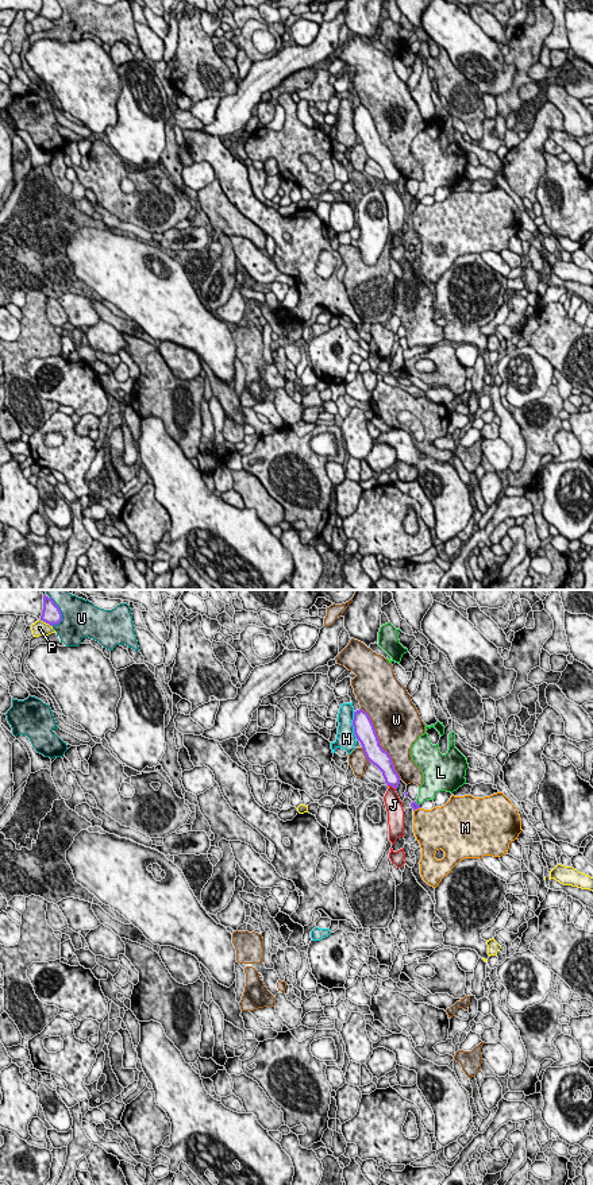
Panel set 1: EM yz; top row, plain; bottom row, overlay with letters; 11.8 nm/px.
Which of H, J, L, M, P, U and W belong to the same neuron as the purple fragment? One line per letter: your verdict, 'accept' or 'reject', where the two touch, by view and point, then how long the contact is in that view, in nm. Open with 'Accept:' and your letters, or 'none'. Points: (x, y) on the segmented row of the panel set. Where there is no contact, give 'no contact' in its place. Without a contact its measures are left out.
Accept: J
H: reject; contact yz (353, 725); length 340 nm
J: accept; contact yz (392, 786); length 120 nm
L: reject; contact yz (416, 803); length 70 nm
M: reject; contact yz (416, 809); length 100 nm
P: reject; contact yz (46, 622); length 180 nm
U: reject; contact yz (60, 612); length 360 nm
W: reject; contact yz (378, 742); length 950 nm

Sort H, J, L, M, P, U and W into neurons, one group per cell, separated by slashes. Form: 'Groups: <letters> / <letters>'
Groups: H / J / L / M / P / U / W

